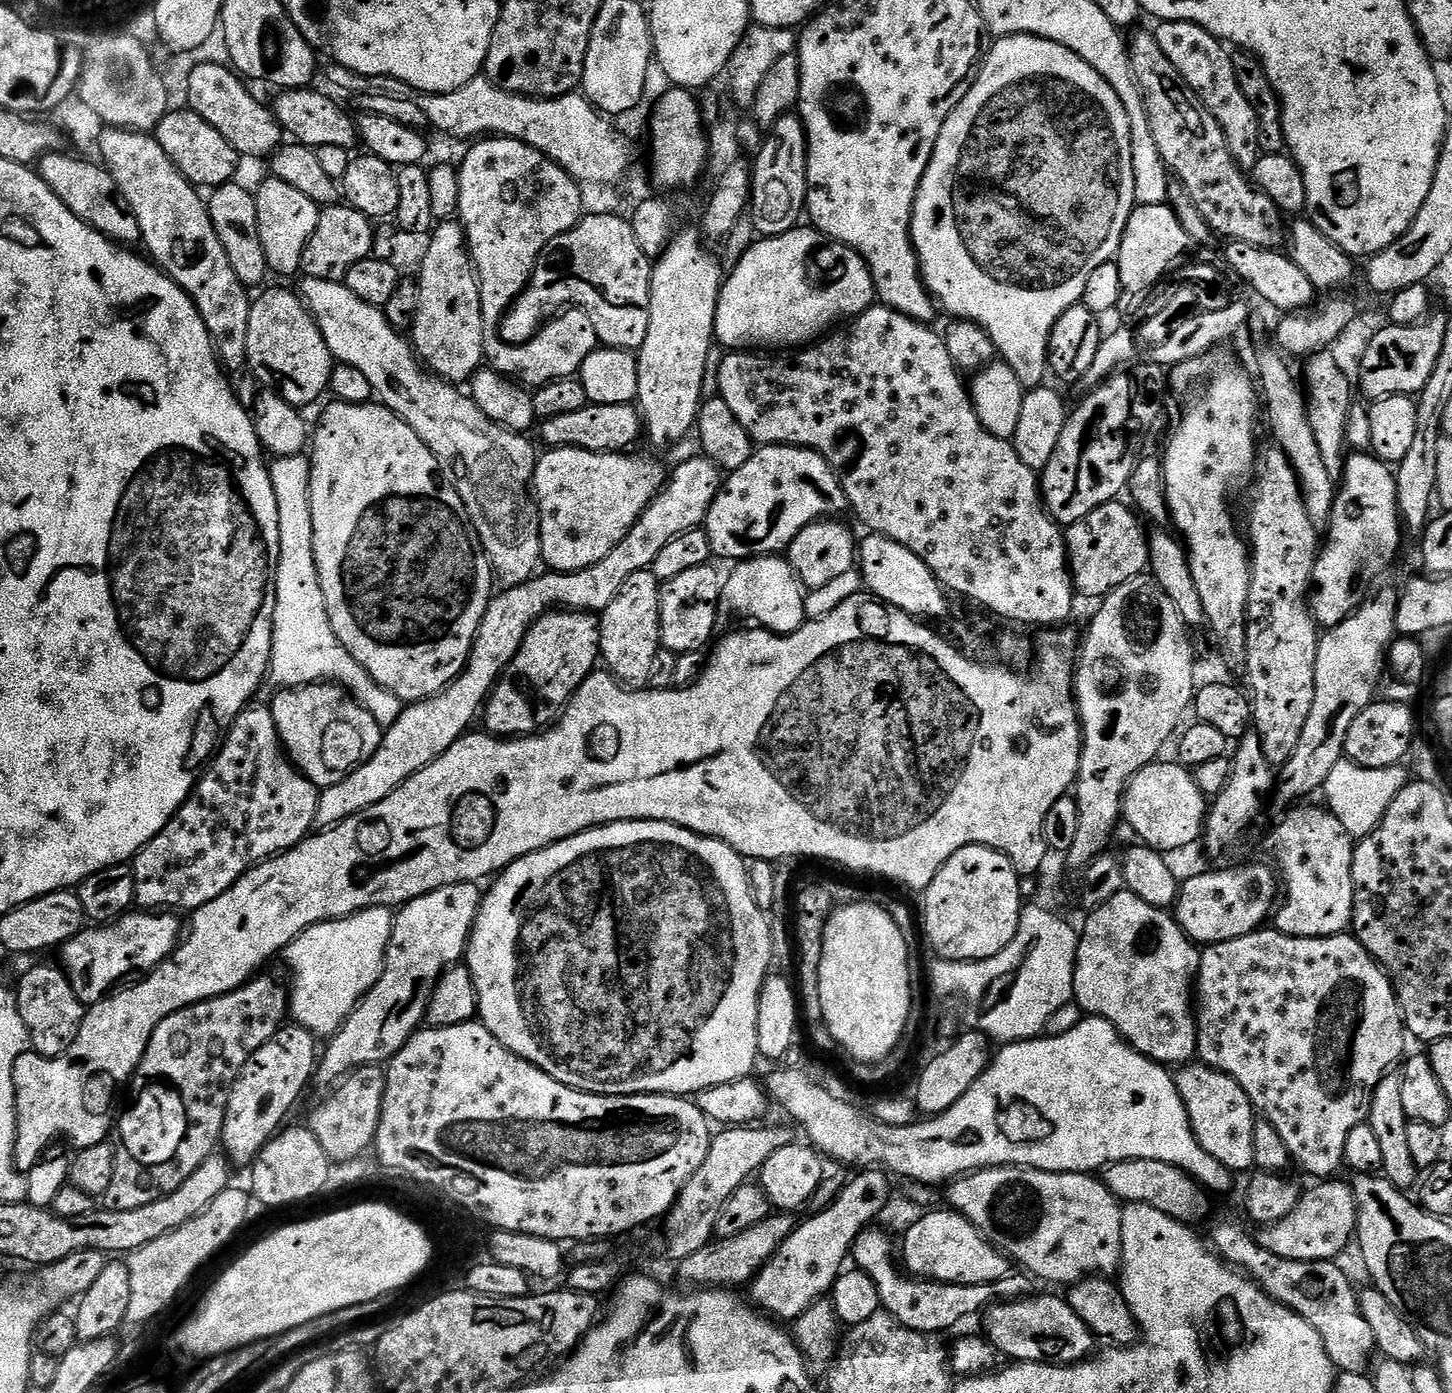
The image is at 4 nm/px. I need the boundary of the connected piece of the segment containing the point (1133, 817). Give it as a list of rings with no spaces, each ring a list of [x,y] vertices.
[[[1153,762],[1147,764],[1135,778],[1129,782],[1128,789],[1124,791],[1124,810],[1122,813],[1126,824],[1129,824],[1145,845],[1155,848],[1157,852],[1166,853],[1175,850],[1178,846],[1189,845],[1201,839],[1208,819],[1209,801],[1198,790],[1196,777],[1185,765],[1179,762],[1173,764],[1160,764]]]

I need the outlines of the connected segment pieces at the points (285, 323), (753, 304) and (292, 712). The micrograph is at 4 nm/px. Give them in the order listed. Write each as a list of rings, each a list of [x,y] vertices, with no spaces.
[[[272,288],[269,292],[263,292],[259,293],[260,297],[252,300],[250,326],[246,330],[247,371],[252,371],[264,383],[265,389],[276,392],[296,408],[307,409],[307,404],[314,403],[323,392],[329,391],[328,383],[334,367],[332,351],[330,346],[326,346],[326,338],[322,338],[322,330],[318,330],[316,319],[295,291]]]
[[[797,226],[781,236],[757,239],[737,269],[726,276],[716,307],[715,339],[728,350],[796,350],[819,341],[841,322],[861,316],[876,299],[870,270],[855,248],[847,248],[811,226]]]
[[[335,682],[303,684],[300,688],[286,688],[275,694],[270,707],[280,743],[296,767],[309,778],[315,777],[315,772],[343,773],[344,739],[349,736],[352,740],[368,740],[372,736],[364,724],[356,724],[348,732],[348,720],[367,721],[369,714],[356,703],[348,689]]]

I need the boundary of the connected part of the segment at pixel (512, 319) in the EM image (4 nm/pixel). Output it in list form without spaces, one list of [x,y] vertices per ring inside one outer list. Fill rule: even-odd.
[[[598,214],[585,215],[566,234],[554,238],[538,258],[530,282],[524,292],[512,303],[512,307],[500,317],[500,336],[507,344],[527,344],[549,320],[565,310],[584,312],[594,322],[597,341],[605,348],[621,348],[635,353],[646,342],[646,330],[650,330],[650,290],[654,264],[642,254],[634,239],[631,223],[624,216]]]

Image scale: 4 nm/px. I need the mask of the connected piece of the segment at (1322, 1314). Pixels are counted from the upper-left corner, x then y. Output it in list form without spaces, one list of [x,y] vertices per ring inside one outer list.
[[[1232,1220],[1213,1226],[1210,1244],[1225,1264],[1256,1281],[1277,1304],[1294,1310],[1303,1320],[1310,1322],[1310,1326],[1318,1330],[1318,1338],[1322,1338],[1322,1346],[1326,1346],[1326,1354],[1330,1354],[1330,1362],[1337,1370],[1369,1371],[1372,1356],[1377,1355],[1374,1334],[1362,1316],[1358,1288],[1352,1285],[1351,1278],[1339,1268],[1336,1260],[1278,1258],[1278,1254],[1270,1254],[1270,1250],[1261,1246],[1251,1231],[1248,1233]]]

